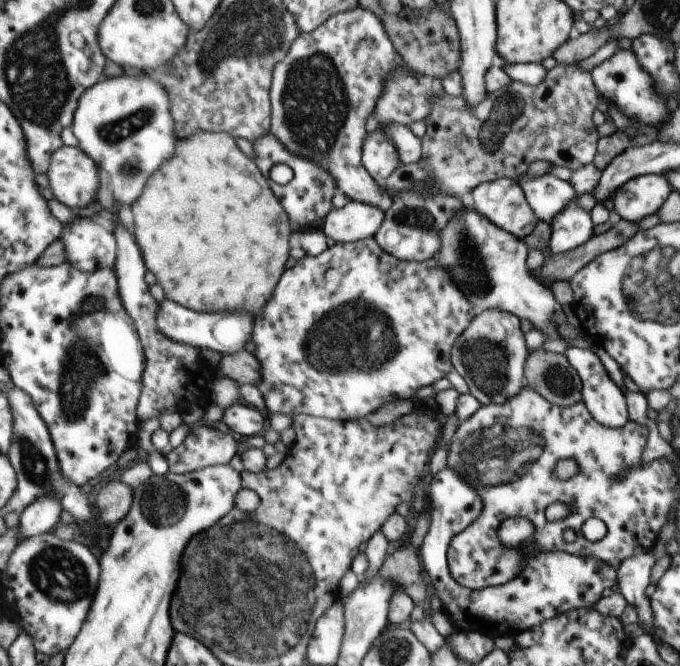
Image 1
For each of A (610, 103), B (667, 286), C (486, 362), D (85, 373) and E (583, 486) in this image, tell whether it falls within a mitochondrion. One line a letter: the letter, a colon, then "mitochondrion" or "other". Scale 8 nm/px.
A: other
B: mitochondrion
C: mitochondrion
D: mitochondrion
E: other

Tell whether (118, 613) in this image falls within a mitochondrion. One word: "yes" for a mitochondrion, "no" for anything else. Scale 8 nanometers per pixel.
no

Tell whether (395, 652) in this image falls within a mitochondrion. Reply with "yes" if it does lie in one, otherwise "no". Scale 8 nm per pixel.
yes

